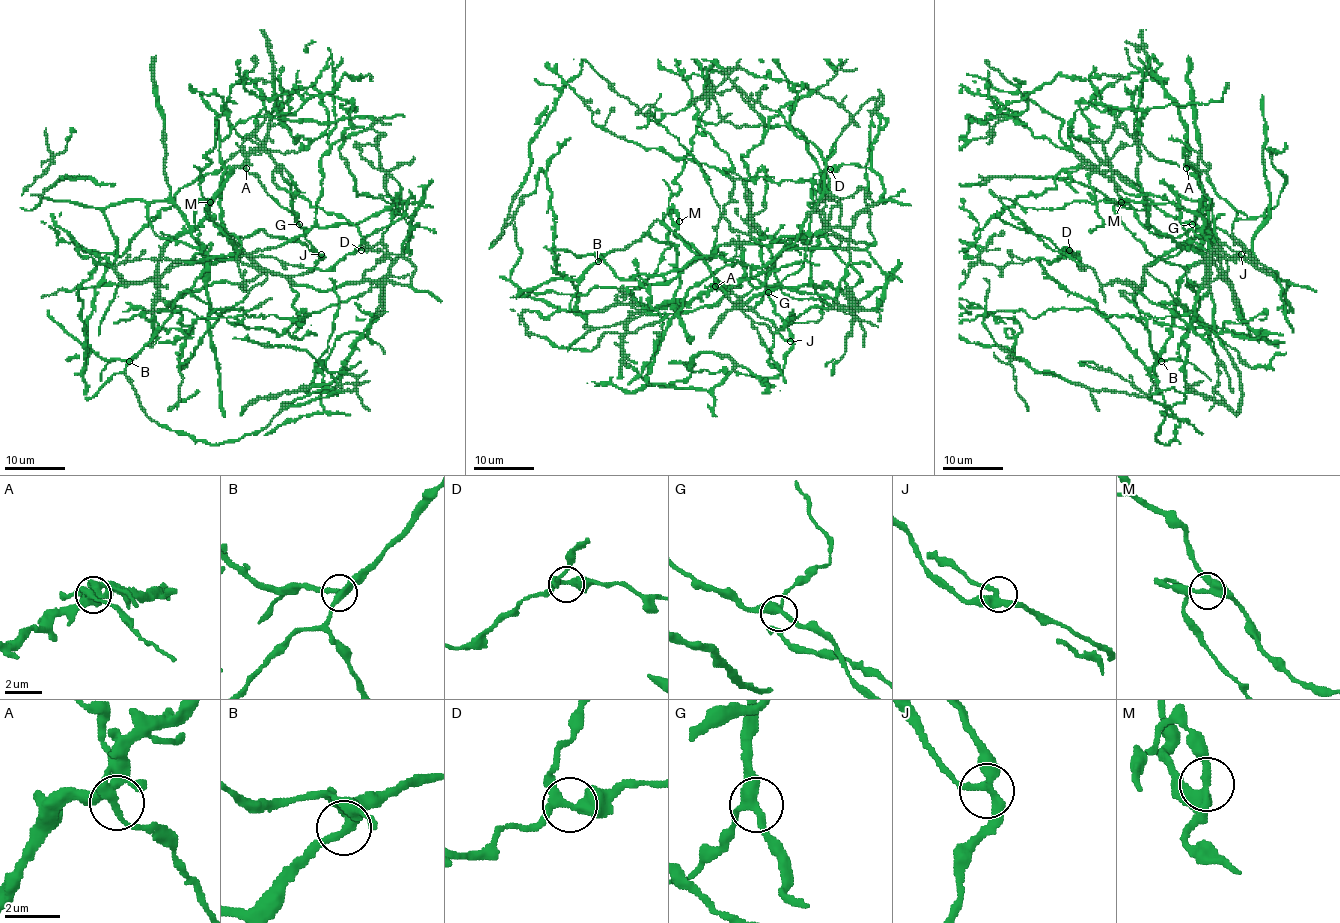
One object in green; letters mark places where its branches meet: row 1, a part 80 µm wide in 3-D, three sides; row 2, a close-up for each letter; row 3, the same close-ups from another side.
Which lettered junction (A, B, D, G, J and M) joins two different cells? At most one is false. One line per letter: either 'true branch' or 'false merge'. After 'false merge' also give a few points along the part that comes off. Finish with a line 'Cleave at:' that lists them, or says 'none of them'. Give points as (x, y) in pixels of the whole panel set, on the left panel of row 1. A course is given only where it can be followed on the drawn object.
A: true branch
B: true branch
D: true branch
G: true branch
J: true branch
M: true branch
Cleave at: none of them

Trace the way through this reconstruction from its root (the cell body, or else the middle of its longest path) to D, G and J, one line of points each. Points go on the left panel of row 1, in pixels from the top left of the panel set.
D: (205, 280), (211, 326), (269, 271), (320, 290), (362, 281), (410, 283), (415, 268), (407, 260), (361, 250)
G: (205, 280), (204, 253), (192, 230), (207, 215), (213, 194), (237, 167), (252, 173), (299, 224)
J: (205, 280), (204, 253), (192, 230), (237, 167), (252, 173), (291, 212), (306, 241), (321, 254)

